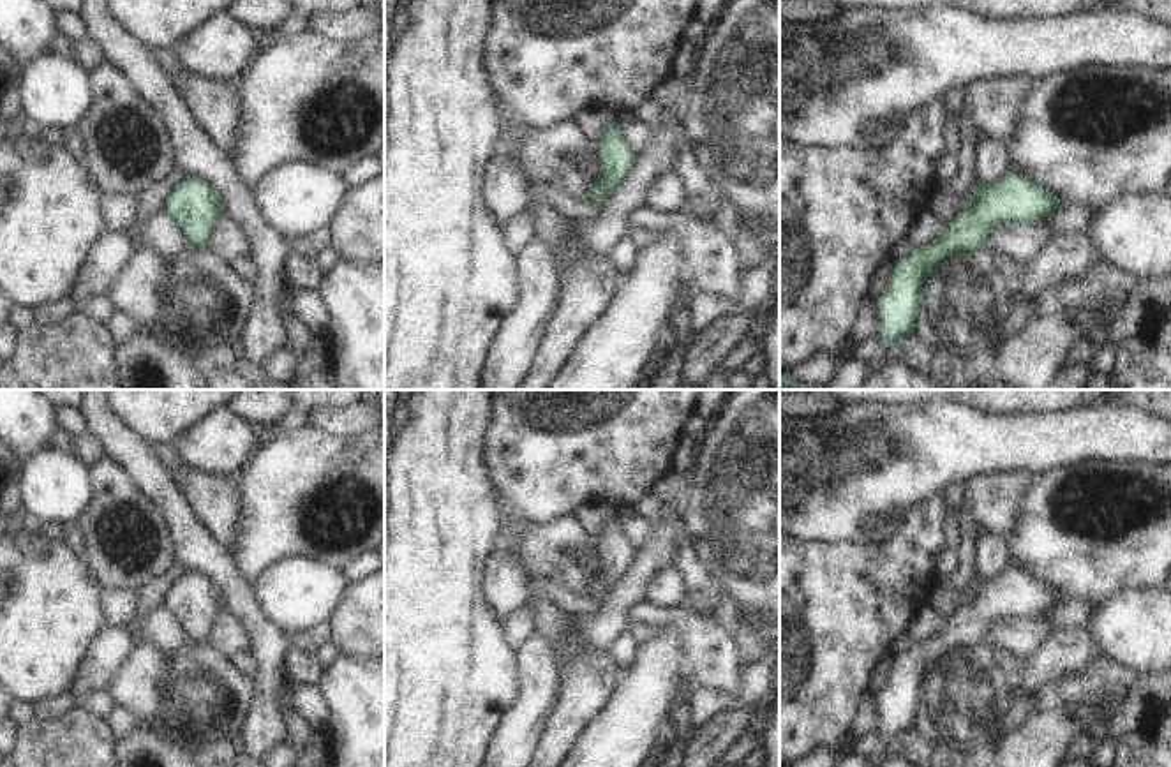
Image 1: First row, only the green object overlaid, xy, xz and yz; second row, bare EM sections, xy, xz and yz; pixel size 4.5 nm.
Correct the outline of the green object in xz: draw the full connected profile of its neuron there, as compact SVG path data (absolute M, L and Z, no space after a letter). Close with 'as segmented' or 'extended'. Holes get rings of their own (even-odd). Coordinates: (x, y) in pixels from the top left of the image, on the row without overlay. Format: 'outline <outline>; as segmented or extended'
outline M610 517L600 529L598 557L601 568L584 596L596 599L628 573L635 559L635 550L626 541L619 524L621 522L615 517Z; as segmented

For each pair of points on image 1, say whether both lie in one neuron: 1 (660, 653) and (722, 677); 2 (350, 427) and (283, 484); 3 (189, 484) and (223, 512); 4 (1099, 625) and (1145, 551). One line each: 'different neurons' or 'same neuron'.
1: different neurons
2: different neurons
3: same neuron
4: different neurons

